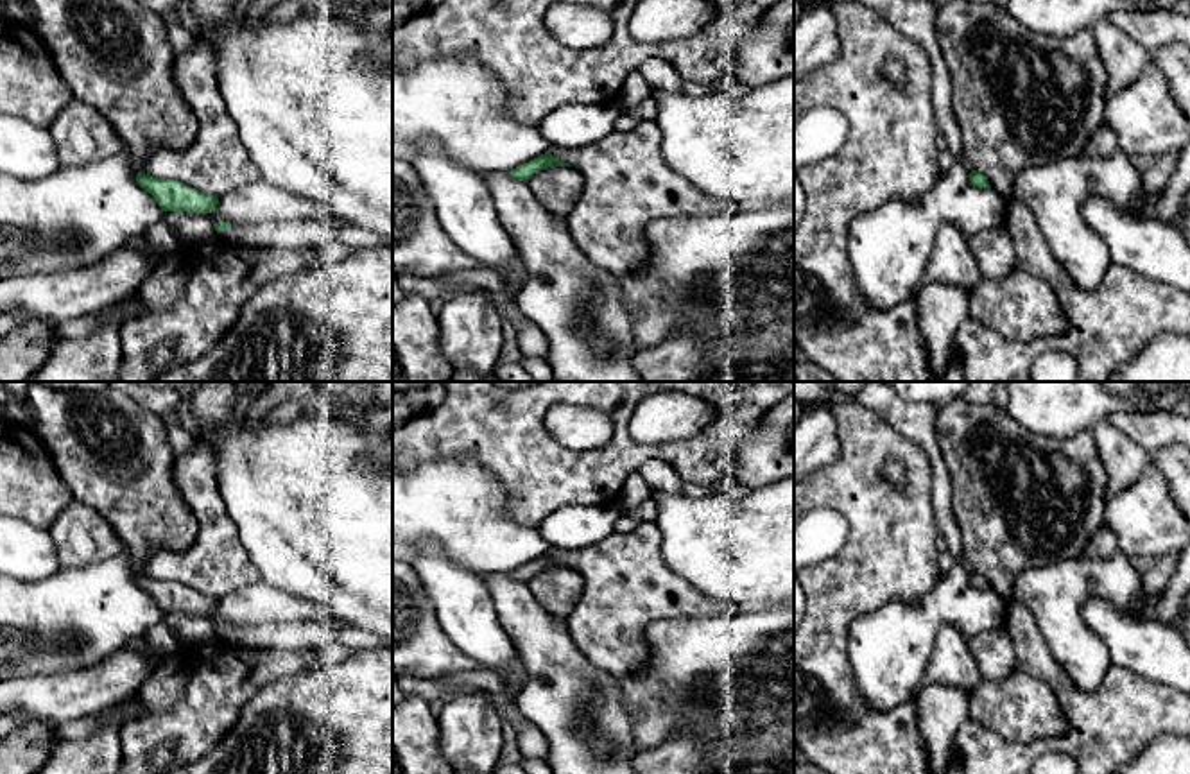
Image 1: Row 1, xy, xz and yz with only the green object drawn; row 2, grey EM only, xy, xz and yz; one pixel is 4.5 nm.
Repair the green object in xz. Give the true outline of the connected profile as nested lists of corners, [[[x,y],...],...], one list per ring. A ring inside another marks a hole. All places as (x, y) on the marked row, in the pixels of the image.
[[[547,150],[545,154],[530,159],[529,163],[523,163],[520,167],[516,167],[514,170],[511,170],[509,174],[518,179],[518,181],[523,181],[523,183],[529,183],[529,179],[538,174],[539,170],[543,168],[548,168],[548,167],[572,167],[570,163],[563,163],[559,161],[557,158],[554,158],[550,154],[550,150]]]

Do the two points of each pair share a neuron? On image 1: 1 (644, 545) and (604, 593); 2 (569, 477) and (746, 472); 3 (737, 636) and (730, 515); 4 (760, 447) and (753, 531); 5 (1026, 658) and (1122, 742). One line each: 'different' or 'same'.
1: same
2: different
3: different
4: different
5: same

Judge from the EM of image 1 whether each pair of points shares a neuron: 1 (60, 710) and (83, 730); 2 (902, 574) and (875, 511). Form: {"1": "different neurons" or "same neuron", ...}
{"1": "different neurons", "2": "same neuron"}

